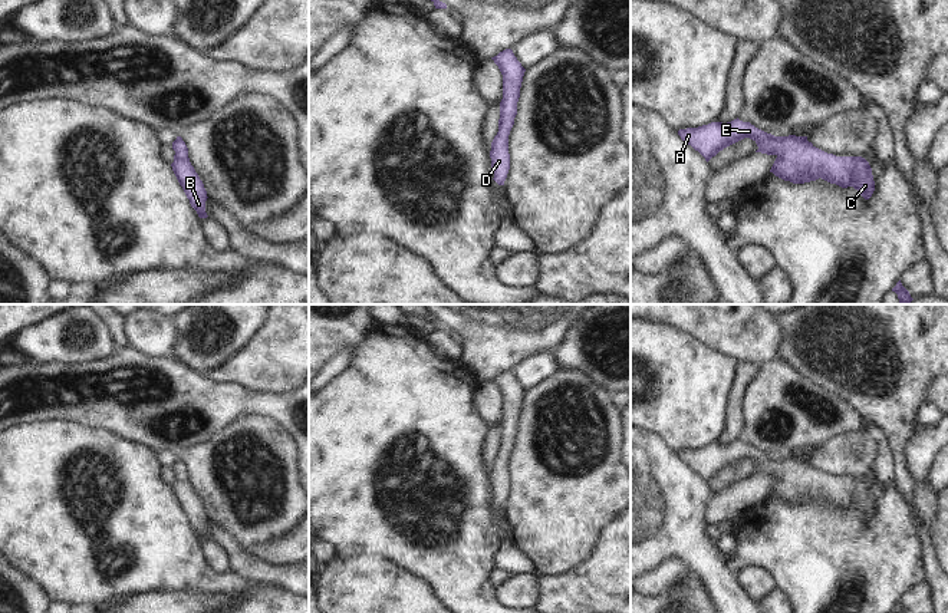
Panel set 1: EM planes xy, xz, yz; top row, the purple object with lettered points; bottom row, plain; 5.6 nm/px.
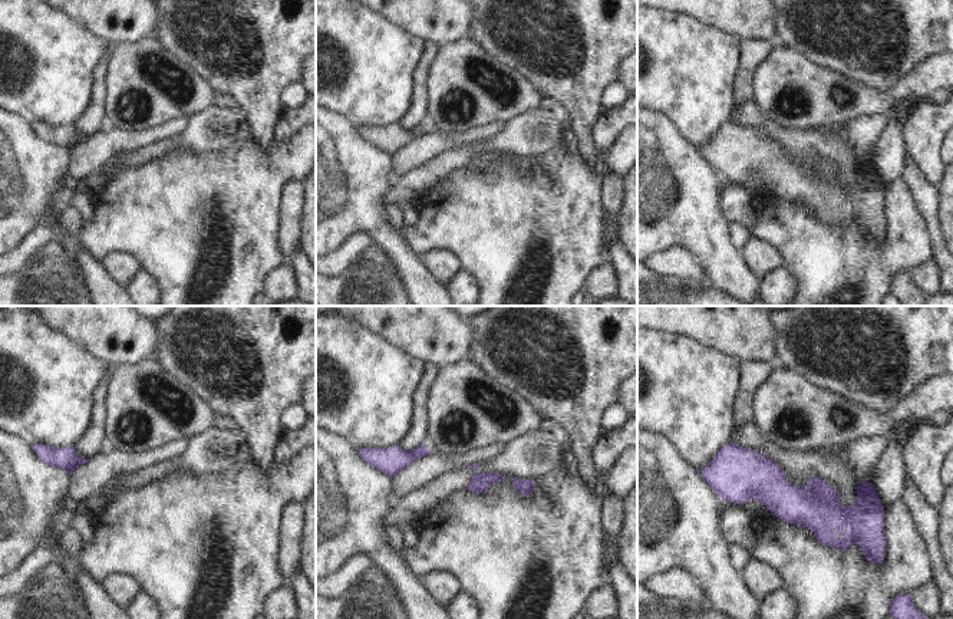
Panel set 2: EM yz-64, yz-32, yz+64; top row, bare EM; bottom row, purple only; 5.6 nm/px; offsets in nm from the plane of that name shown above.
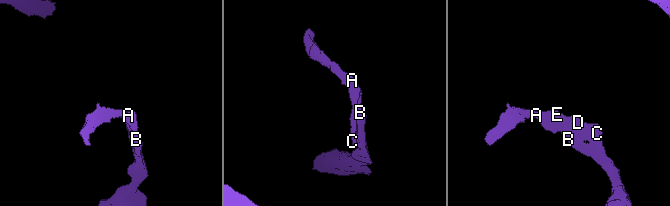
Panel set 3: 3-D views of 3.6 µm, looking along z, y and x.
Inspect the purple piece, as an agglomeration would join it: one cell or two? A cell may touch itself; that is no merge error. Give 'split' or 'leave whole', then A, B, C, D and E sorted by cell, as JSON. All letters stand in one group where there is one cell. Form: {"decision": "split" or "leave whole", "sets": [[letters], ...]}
{"decision": "leave whole", "sets": [["A", "B", "C", "D", "E"]]}

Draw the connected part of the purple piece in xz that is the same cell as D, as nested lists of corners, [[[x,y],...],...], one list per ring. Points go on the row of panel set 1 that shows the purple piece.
[[[511,49],[491,57],[503,75],[503,99],[500,102],[498,132],[491,142],[491,169],[494,181],[504,185],[510,169],[508,135],[517,115],[517,102],[526,69],[517,60]]]

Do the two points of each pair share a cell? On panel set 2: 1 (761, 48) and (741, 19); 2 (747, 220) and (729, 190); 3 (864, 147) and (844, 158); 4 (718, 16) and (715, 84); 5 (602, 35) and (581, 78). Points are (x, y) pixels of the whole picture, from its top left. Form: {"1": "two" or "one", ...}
{"1": "two", "2": "one", "3": "two", "4": "two", "5": "one"}

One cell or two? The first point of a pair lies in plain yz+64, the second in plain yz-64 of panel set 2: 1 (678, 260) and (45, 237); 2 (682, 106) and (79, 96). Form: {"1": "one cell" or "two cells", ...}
{"1": "one cell", "2": "one cell"}

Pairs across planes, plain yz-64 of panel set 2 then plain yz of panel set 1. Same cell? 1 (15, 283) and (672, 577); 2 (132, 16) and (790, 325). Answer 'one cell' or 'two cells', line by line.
1: two cells
2: two cells

